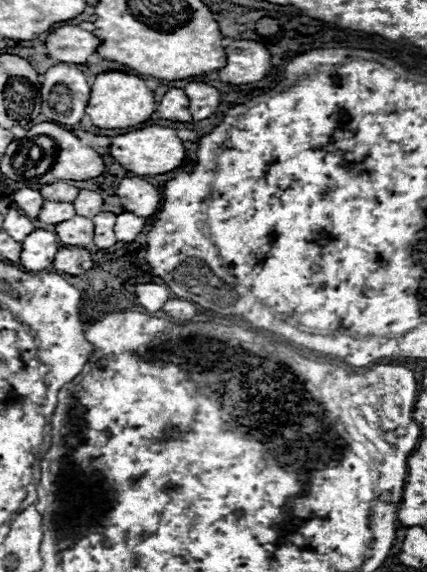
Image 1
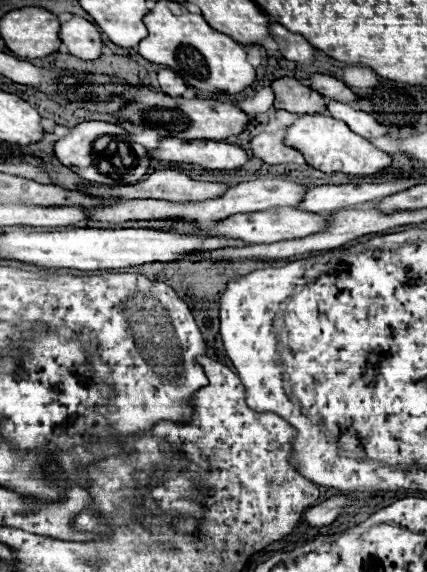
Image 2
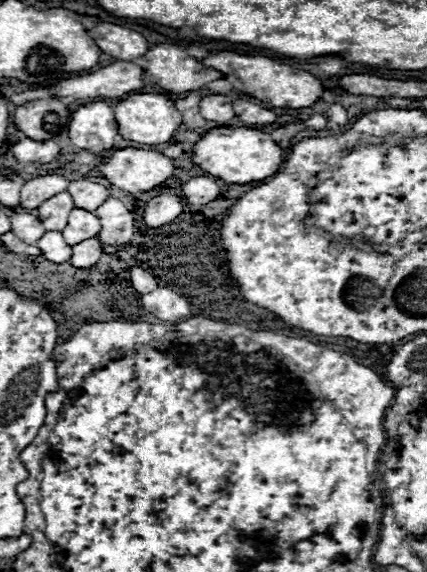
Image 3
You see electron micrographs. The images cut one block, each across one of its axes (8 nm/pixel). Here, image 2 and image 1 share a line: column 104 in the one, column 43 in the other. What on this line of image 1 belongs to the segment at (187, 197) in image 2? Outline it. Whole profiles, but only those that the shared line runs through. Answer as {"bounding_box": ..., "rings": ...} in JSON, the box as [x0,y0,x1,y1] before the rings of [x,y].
{"bounding_box":[40,182,78,202],"rings":[[[54,182],[54,184],[46,184],[40,188],[42,198],[46,200],[56,200],[56,202],[74,202],[74,198],[78,196],[78,188],[66,184],[66,182]]]}

